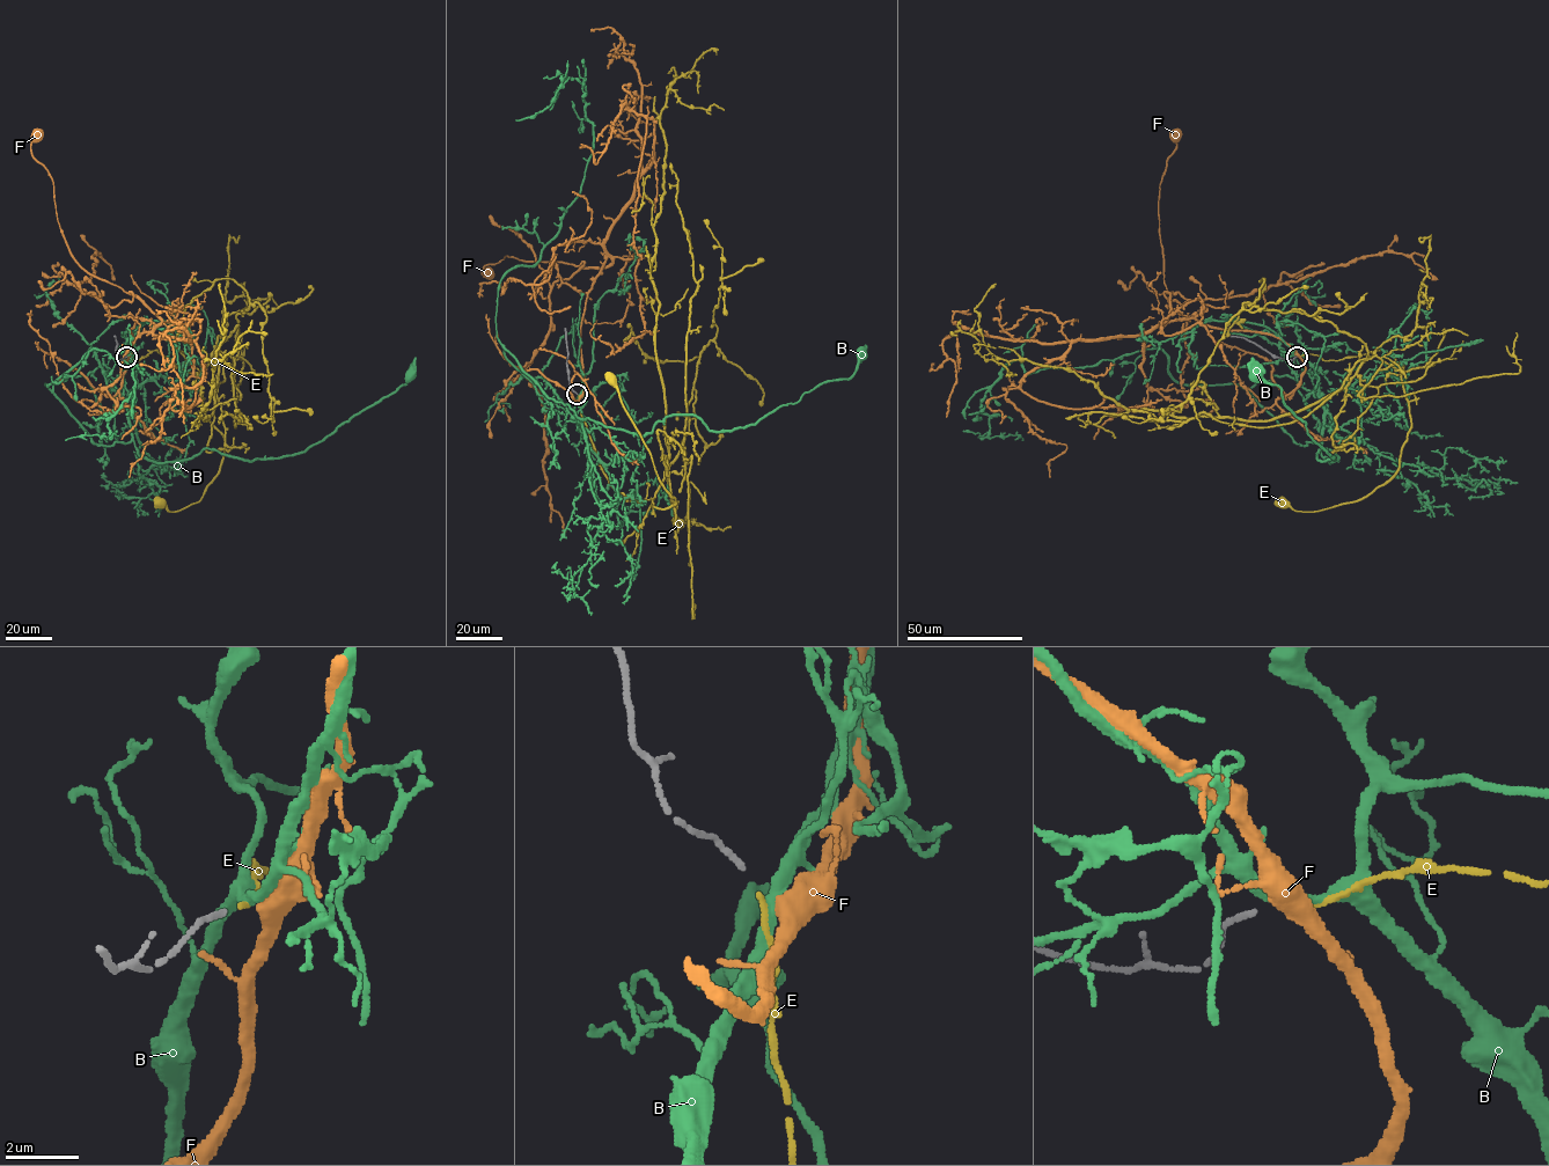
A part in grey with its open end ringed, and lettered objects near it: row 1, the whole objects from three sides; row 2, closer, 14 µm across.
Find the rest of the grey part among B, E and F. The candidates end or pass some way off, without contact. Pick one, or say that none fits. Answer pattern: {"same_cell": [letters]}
{"same_cell": ["E"]}

